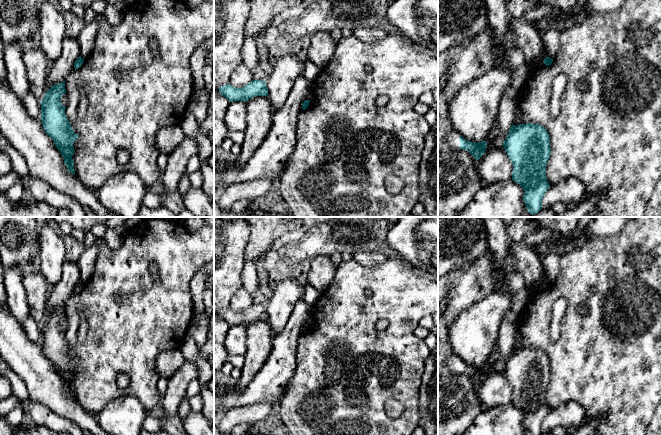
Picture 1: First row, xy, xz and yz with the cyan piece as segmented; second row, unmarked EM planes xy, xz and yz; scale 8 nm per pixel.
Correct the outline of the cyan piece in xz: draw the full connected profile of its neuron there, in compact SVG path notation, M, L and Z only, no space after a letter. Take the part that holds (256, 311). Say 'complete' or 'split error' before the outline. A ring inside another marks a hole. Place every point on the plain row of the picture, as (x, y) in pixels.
complete | M253 303L250 307L246 308L242 312L235 312L228 307L224 310L221 310L219 312L219 316L230 326L247 326L249 323L255 320L267 320L268 312L265 305Z

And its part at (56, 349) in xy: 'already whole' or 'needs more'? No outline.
already whole

